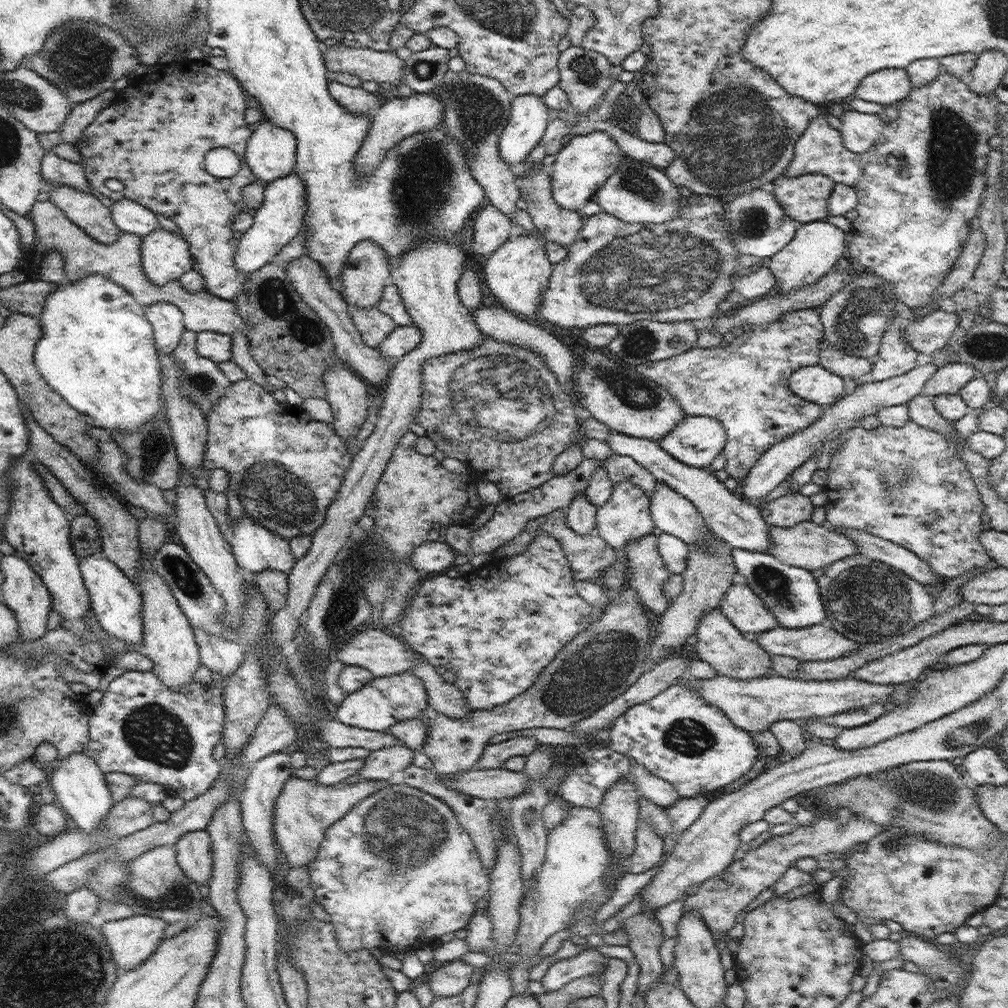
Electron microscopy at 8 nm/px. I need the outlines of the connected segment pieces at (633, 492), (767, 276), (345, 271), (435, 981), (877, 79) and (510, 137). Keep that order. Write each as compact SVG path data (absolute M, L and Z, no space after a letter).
M629 480L619 482L613 487L610 498L597 510L596 522L598 534L621 555L630 541L652 533L655 522L651 515L651 498L637 484Z
M761 266L757 270L740 275L739 277L736 276L736 273L731 280L734 285L733 289L742 295L743 300L760 298L760 296L768 294L772 288L777 286L773 272L768 267Z
M364 240L352 248L341 270L342 296L350 314L356 308L376 308L391 269L390 256L378 244Z
M462 959L444 964L430 976L428 982L435 998L460 995L470 984L474 967Z
M886 68L865 76L855 88L854 96L868 102L891 105L906 98L912 87L905 69Z
M520 95L511 99L508 126L499 138L499 153L510 164L525 161L538 146L551 119L543 97Z

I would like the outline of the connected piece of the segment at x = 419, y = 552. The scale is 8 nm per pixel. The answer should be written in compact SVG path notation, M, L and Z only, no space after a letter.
M435 536L412 551L410 562L423 576L444 572L454 561L454 551L446 542L439 541Z

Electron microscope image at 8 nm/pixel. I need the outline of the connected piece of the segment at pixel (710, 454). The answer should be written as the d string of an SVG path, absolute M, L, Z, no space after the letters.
M686 415L659 443L678 462L708 469L723 452L726 439L725 428L718 419Z

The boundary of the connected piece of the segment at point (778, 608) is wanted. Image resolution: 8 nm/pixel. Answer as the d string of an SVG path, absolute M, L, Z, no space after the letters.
M743 548L730 549L738 572L742 579L762 600L764 606L774 613L780 627L806 628L820 624L827 614L819 591L819 582L811 571L784 564L765 552L748 551Z

